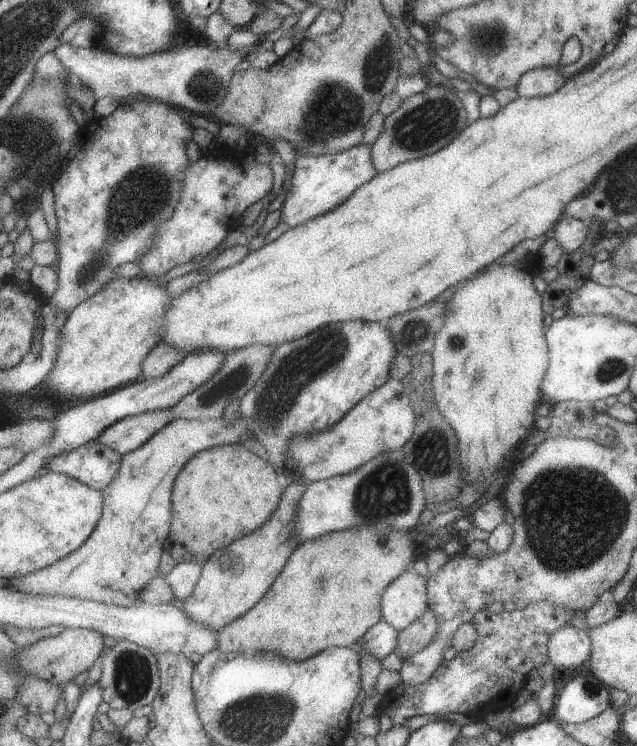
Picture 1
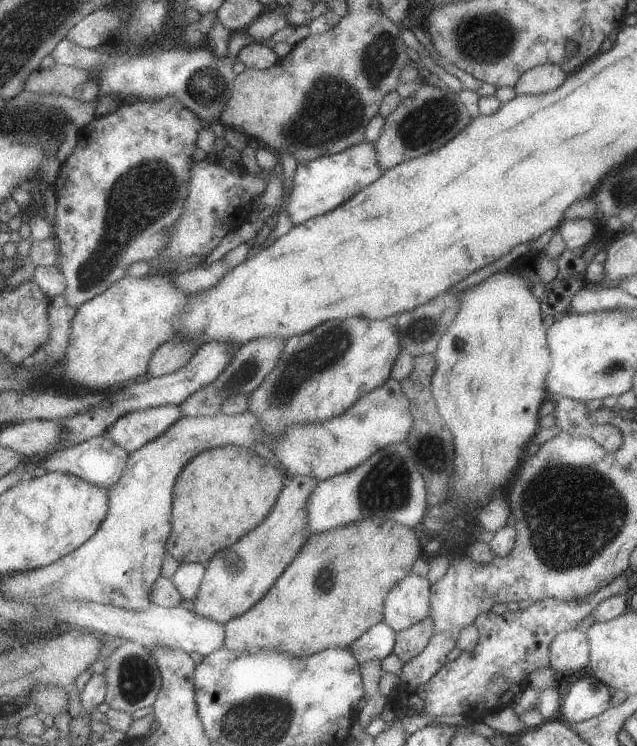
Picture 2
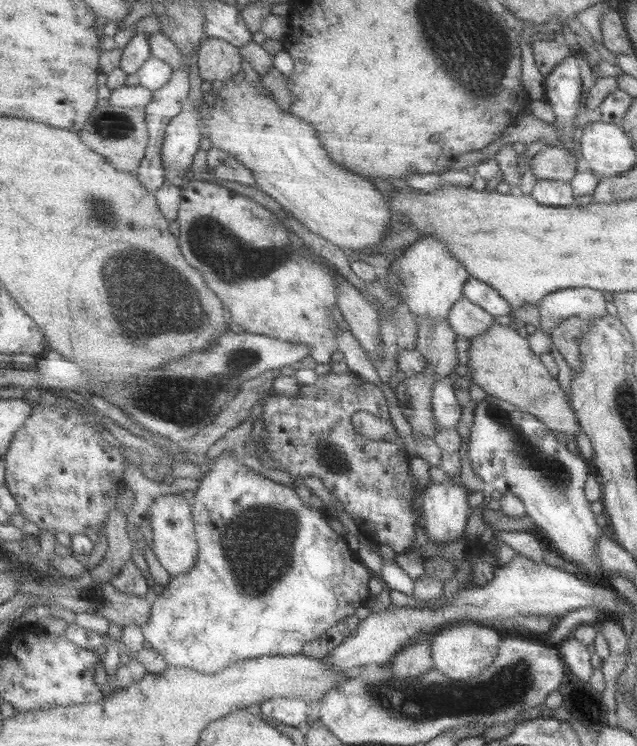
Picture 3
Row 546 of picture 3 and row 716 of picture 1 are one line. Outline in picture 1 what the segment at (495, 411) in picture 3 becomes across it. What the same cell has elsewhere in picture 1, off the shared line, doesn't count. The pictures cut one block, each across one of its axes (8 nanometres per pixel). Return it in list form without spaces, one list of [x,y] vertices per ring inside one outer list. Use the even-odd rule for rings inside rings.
[[[593,675],[569,680],[555,697],[551,718],[560,723],[582,723],[610,706],[608,687]]]

